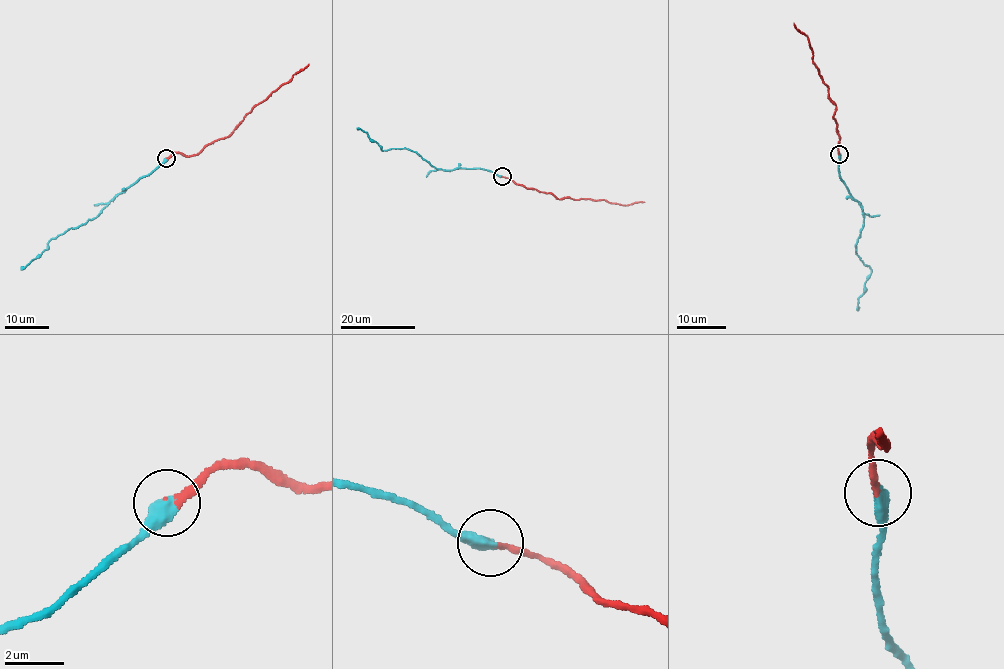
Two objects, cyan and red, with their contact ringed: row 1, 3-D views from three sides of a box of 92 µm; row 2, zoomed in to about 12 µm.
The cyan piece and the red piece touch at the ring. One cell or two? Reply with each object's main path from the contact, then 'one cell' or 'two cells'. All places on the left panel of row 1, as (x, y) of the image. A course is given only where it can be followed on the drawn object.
cyan via (166, 158), (117, 193), (99, 214), (47, 242), (41, 255), (21, 270) | red via (166, 158), (175, 153), (194, 155), (224, 138), (254, 107), (308, 63) | one cell

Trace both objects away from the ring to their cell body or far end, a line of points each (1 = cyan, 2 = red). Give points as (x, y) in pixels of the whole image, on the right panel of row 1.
1: (839, 153), (840, 178), (859, 201), (864, 217), (856, 251), (870, 275), (858, 300), (858, 311)
2: (839, 153), (838, 125), (833, 118), (835, 106), (814, 65), (807, 37), (798, 31), (793, 22)

